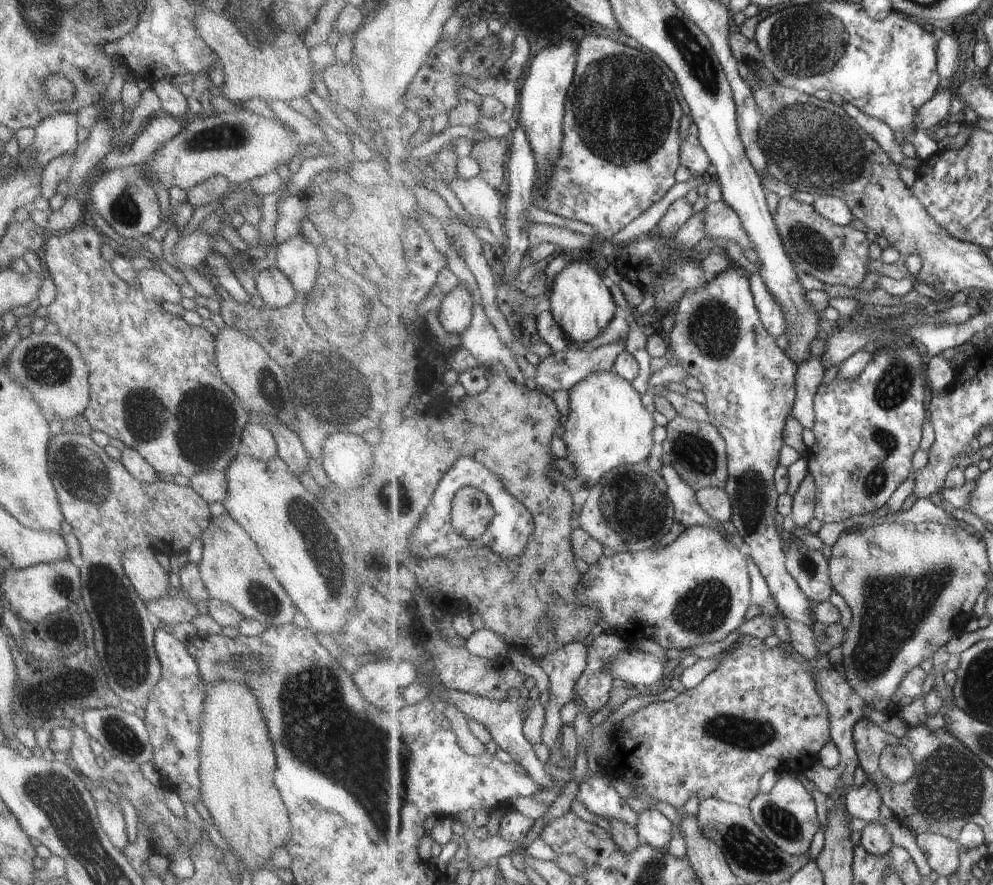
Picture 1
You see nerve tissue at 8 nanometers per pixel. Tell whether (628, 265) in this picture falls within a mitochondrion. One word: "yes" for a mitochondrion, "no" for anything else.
no

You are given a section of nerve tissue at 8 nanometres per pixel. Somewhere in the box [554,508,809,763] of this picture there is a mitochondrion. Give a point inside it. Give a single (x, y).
(701, 611)

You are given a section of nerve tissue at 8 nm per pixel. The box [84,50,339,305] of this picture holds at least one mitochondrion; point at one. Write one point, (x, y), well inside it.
(204, 142)

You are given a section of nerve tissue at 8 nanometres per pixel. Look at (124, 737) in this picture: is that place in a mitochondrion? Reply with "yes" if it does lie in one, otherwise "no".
yes

